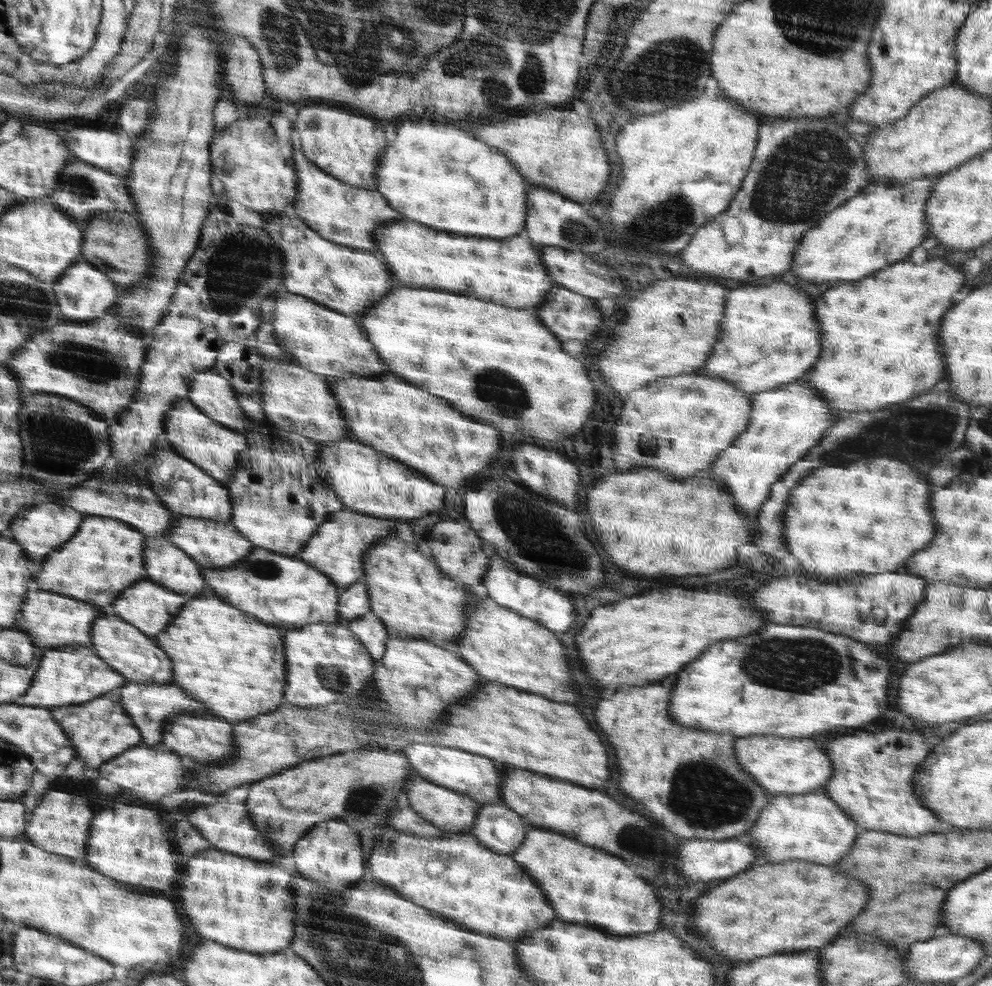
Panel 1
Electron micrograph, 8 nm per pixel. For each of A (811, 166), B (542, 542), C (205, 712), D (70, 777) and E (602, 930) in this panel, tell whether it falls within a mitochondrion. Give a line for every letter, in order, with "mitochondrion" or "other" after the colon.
A: mitochondrion
B: mitochondrion
C: other
D: other
E: other

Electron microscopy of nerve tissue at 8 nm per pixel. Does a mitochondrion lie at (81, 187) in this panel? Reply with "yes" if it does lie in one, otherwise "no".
yes

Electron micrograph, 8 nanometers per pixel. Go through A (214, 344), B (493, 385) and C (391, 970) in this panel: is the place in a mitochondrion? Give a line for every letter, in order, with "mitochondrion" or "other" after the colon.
A: other
B: mitochondrion
C: mitochondrion

